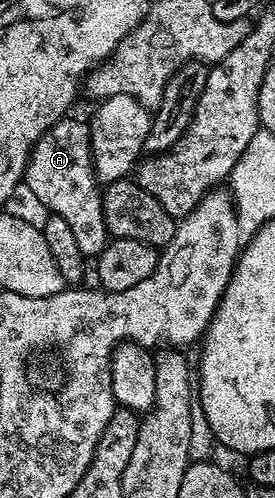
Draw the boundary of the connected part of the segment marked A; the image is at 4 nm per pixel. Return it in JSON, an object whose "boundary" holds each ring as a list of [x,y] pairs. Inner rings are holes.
{"boundary":[[[66,119],[55,123],[35,144],[29,156],[23,181],[50,213],[59,215],[75,234],[75,243],[86,259],[95,259],[105,250],[111,238],[105,226],[102,186],[97,180],[89,152],[89,126],[83,120]]]}

